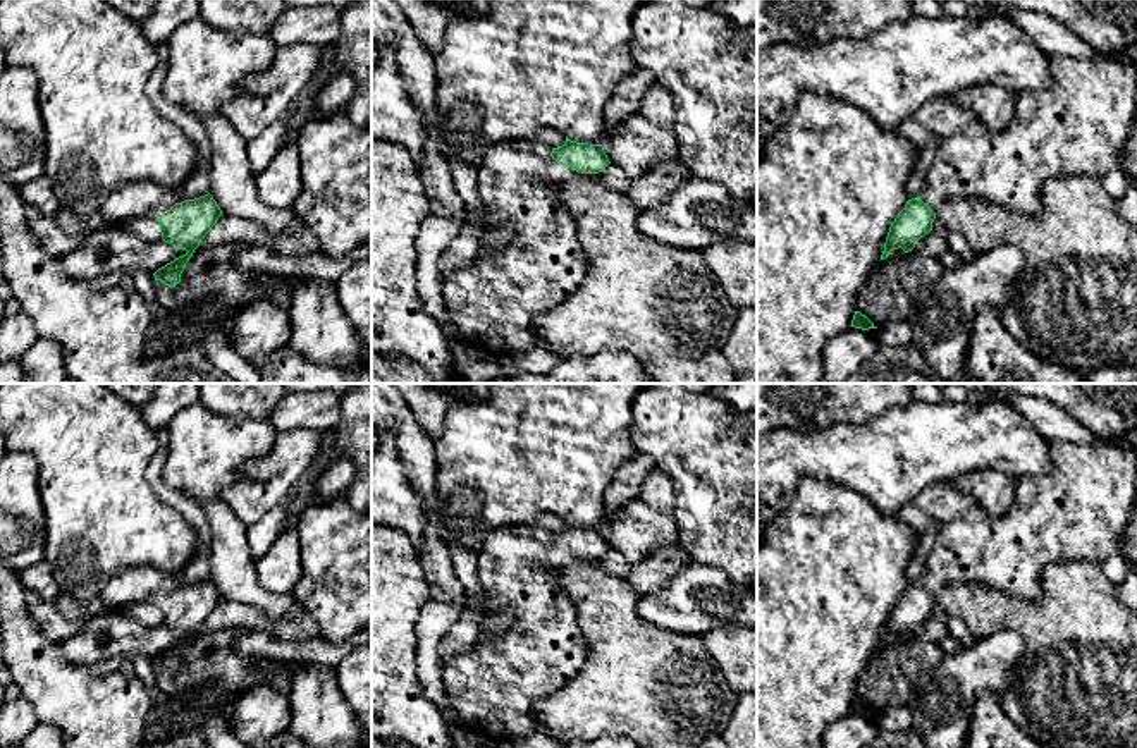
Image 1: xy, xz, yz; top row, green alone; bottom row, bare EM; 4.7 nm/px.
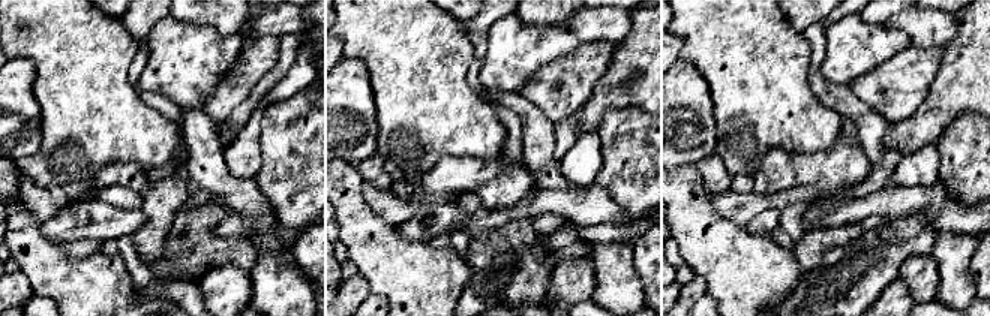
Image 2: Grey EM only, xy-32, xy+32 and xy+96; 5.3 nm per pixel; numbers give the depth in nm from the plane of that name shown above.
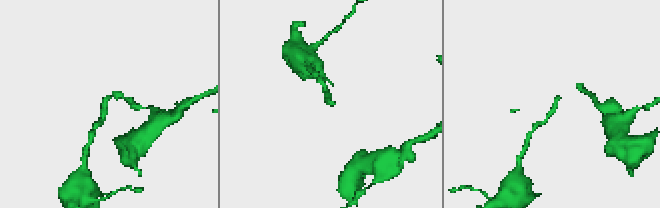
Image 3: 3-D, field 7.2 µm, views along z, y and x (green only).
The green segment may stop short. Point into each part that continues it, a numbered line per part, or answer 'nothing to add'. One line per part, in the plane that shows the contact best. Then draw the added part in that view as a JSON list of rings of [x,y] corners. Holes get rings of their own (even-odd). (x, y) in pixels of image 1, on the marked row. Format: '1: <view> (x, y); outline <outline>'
1: xz (492, 301); outline [[[538,141],[499,143],[478,167],[482,232],[509,224],[513,241],[476,258],[442,282],[449,322],[461,342],[487,356],[542,346],[532,322],[564,303],[585,280],[588,263],[557,186],[593,181],[557,163]]]

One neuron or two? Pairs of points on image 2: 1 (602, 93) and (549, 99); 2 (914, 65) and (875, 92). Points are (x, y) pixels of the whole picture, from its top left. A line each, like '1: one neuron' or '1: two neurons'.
1: two neurons
2: one neuron

